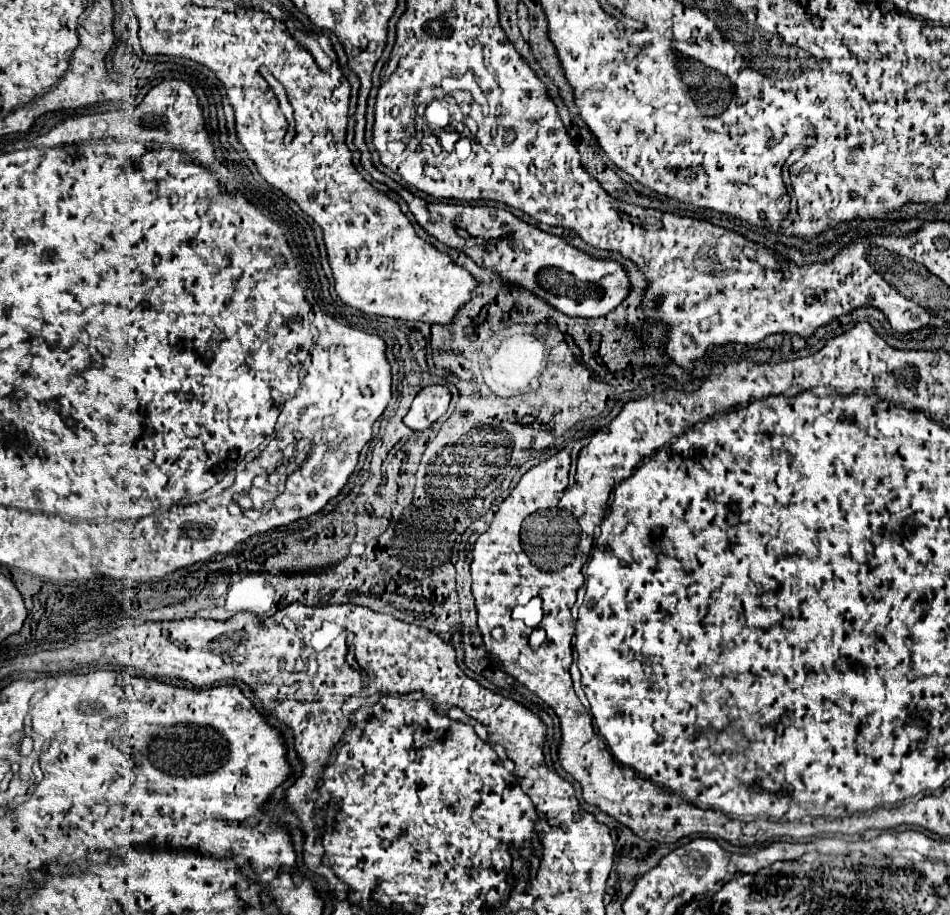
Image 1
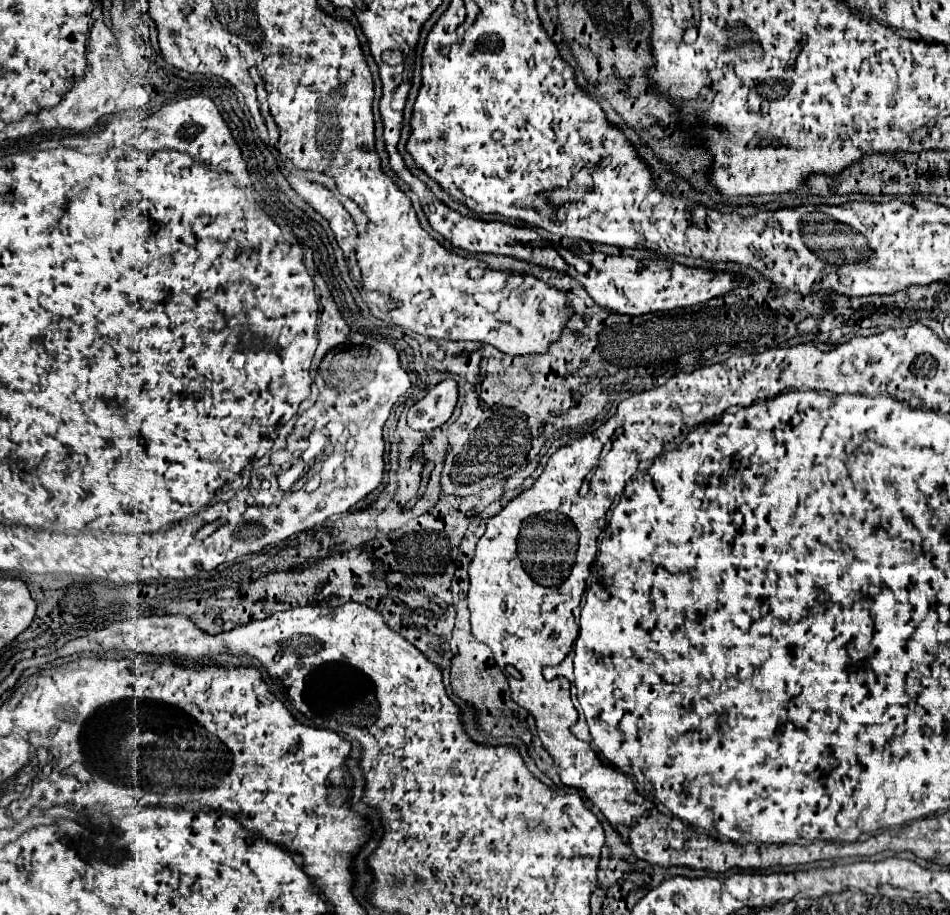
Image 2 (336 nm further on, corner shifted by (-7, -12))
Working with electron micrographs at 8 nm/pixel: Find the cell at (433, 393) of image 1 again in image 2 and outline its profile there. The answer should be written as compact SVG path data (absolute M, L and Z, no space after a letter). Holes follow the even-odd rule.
M447 378L433 386L427 396L415 402L407 412L407 424L415 430L433 430L445 424L457 404L457 382Z

